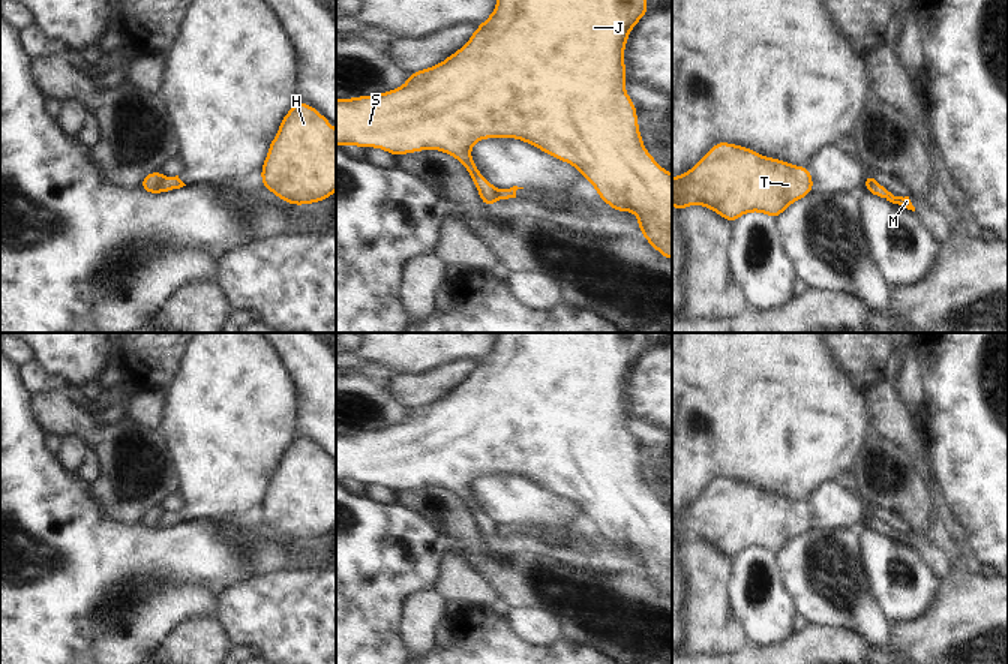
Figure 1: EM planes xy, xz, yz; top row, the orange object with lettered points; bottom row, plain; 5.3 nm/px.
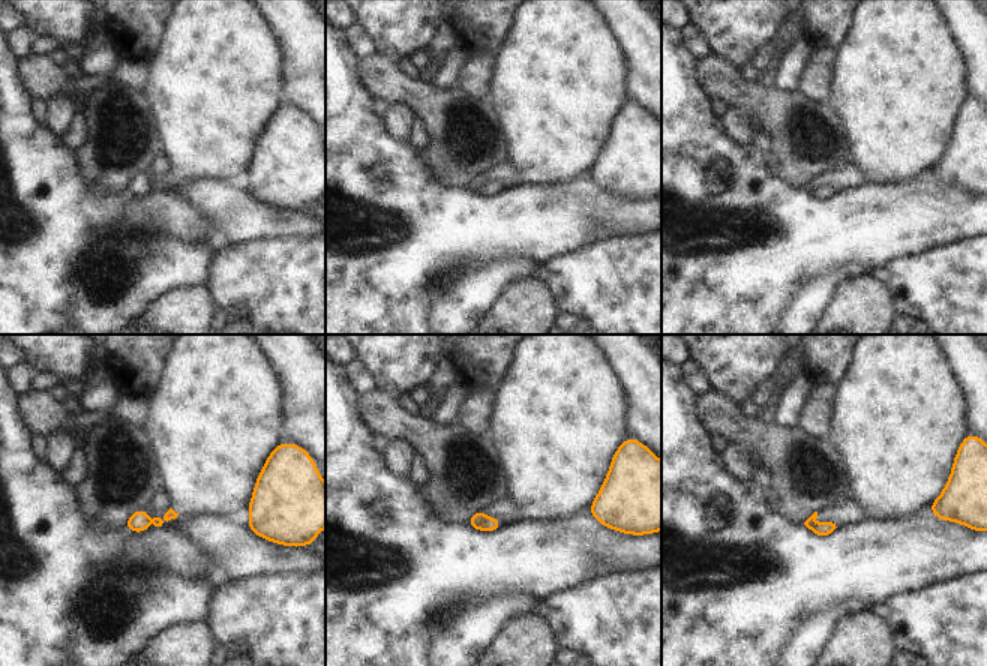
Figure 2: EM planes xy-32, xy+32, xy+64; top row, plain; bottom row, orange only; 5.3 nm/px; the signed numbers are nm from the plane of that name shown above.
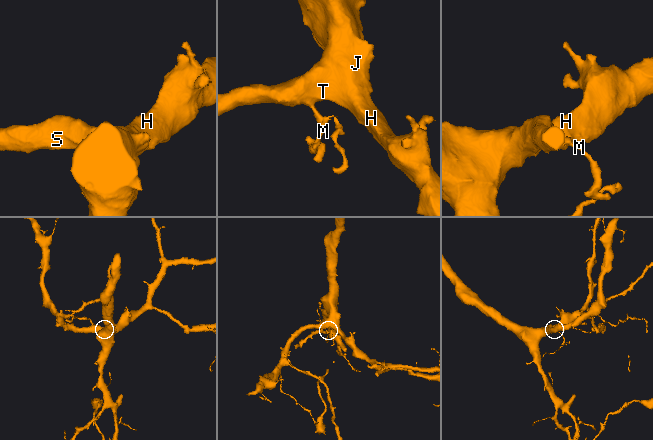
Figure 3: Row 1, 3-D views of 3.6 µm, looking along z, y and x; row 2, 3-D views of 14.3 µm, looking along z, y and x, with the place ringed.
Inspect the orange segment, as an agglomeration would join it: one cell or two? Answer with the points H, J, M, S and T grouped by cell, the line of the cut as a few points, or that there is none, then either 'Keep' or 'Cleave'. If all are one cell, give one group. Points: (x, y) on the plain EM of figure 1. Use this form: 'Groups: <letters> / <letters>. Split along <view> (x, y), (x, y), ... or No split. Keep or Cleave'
Groups: H J S T / M. Split along xy (162, 511), (158, 528). Cleave.

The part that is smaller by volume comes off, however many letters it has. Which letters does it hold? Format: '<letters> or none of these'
M

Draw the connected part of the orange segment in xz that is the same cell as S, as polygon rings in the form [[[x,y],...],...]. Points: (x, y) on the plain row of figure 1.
[[[496,333],[496,342],[486,357],[477,361],[468,378],[448,391],[441,399],[428,405],[420,405],[408,411],[406,418],[399,423],[378,430],[356,432],[351,435],[336,435],[336,483],[351,480],[362,484],[376,483],[392,492],[412,490],[422,486],[440,486],[458,495],[468,511],[471,513],[482,540],[488,544],[496,537],[496,523],[488,517],[476,498],[471,493],[471,483],[477,477],[488,474],[514,474],[534,481],[543,489],[574,502],[580,513],[588,516],[612,546],[622,549],[632,547],[638,552],[638,564],[644,574],[662,592],[672,597],[672,510],[669,510],[658,498],[646,487],[640,474],[640,463],[638,460],[636,439],[630,435],[624,424],[627,409],[624,397],[624,384],[628,376],[630,366],[638,361],[642,352],[651,345],[645,333]]]

